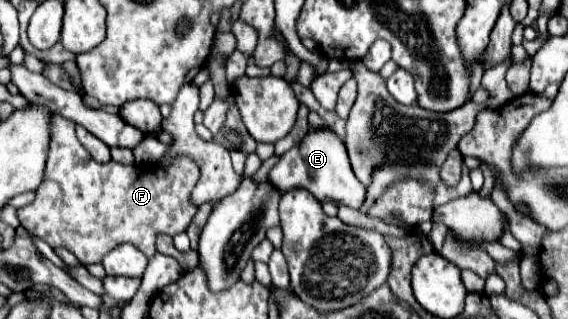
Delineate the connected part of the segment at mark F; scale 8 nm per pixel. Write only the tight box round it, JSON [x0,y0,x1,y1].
[18,114,200,266]

